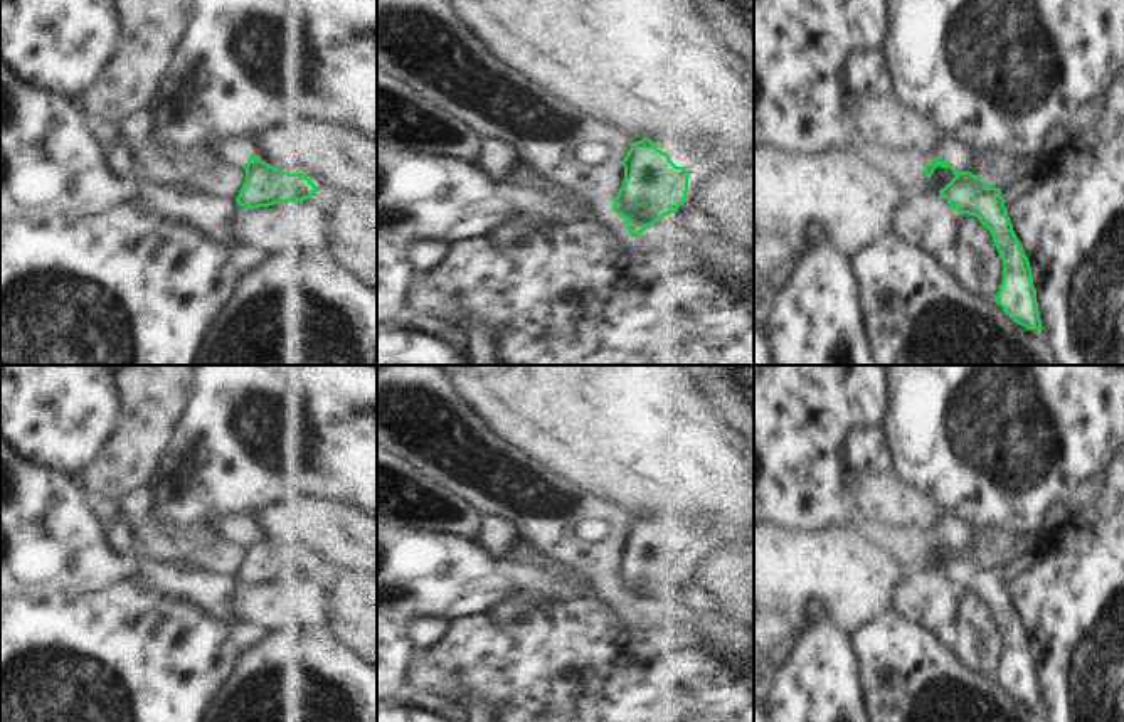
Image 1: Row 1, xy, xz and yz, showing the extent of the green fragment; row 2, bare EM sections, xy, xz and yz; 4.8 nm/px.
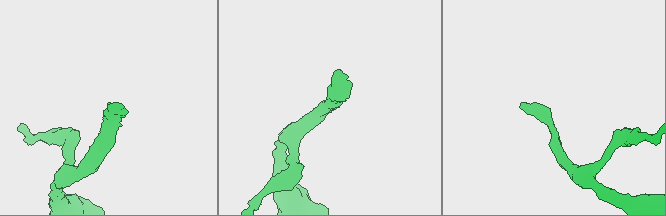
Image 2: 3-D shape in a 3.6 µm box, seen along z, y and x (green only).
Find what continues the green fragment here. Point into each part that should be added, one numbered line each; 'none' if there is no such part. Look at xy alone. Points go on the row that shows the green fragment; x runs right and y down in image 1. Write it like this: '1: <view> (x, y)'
none

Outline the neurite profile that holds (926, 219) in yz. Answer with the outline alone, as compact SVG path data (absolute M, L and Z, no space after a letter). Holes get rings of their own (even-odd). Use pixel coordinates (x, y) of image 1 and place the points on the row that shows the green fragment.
M907 192L895 210L893 232L930 254L949 259L959 236L961 214L941 194Z

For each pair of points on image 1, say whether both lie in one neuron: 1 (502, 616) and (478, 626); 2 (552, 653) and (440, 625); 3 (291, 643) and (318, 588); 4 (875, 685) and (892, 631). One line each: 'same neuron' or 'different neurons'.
1: different neurons
2: different neurons
3: different neurons
4: same neuron

